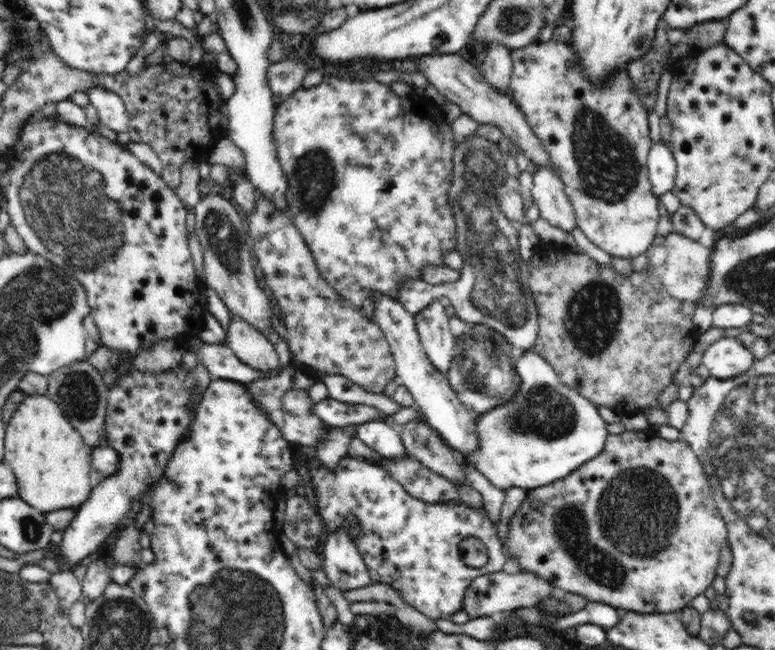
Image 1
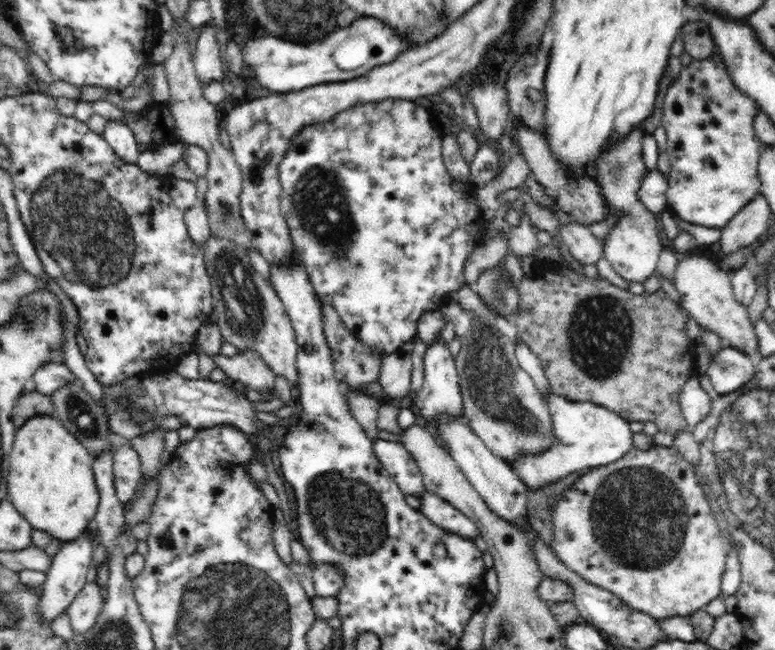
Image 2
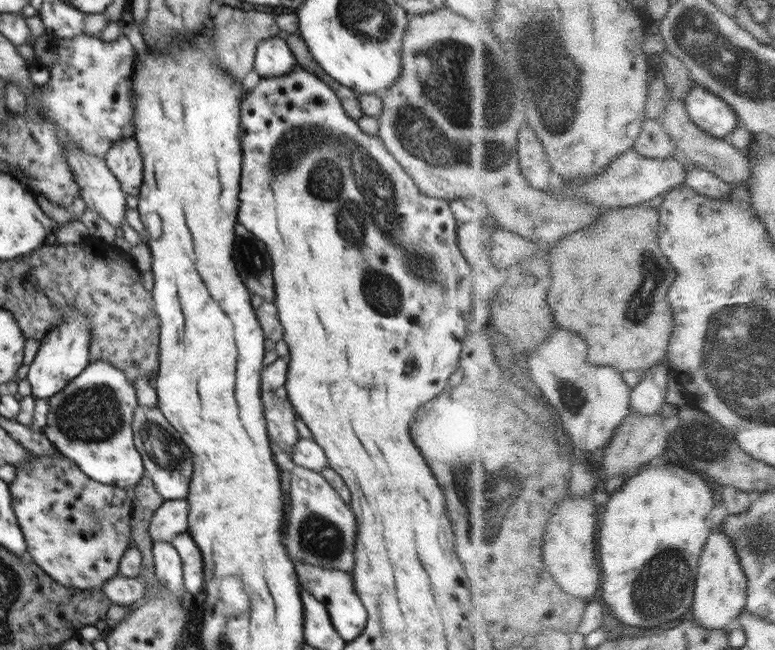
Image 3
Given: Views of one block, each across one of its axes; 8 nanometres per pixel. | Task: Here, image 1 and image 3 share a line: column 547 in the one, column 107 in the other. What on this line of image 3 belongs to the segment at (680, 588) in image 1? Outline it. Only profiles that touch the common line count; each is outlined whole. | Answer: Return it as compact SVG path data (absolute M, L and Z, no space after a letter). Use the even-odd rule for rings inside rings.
M63 455L33 456L24 467L16 467L16 477L8 487L17 524L27 544L27 556L30 554L32 561L52 580L68 588L100 589L108 579L119 574L120 559L133 542L131 518L134 502L130 491L92 480Z

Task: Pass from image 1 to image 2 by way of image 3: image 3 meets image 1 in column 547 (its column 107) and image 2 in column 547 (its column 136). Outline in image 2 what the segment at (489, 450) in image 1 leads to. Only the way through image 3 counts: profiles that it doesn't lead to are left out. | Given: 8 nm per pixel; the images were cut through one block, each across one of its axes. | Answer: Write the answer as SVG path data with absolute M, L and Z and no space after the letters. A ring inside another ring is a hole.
M552 392L542 398L553 421L554 442L542 453L519 455L510 465L529 489L546 487L578 471L607 466L633 450L630 424L616 412L593 403L568 401Z

